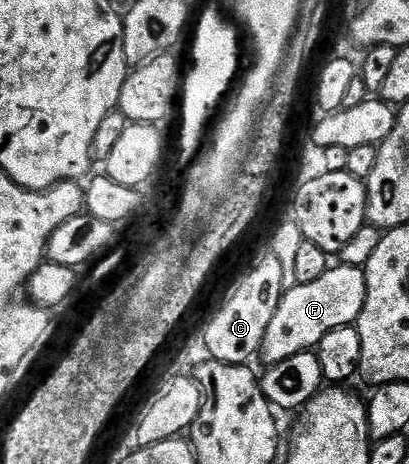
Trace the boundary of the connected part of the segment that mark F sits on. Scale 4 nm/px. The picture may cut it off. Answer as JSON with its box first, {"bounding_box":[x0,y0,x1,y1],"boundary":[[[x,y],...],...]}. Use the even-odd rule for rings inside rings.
{"bounding_box":[259,264,365,366],"boundary":[[[337,264],[311,284],[297,284],[295,288],[282,294],[279,308],[275,308],[271,324],[267,324],[259,355],[260,361],[274,366],[287,360],[287,356],[312,351],[321,343],[323,336],[327,336],[327,332],[354,325],[364,307],[365,271],[362,267]]]}

